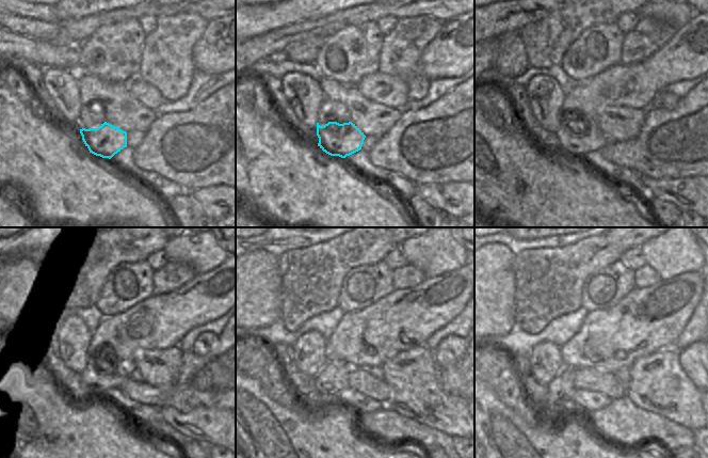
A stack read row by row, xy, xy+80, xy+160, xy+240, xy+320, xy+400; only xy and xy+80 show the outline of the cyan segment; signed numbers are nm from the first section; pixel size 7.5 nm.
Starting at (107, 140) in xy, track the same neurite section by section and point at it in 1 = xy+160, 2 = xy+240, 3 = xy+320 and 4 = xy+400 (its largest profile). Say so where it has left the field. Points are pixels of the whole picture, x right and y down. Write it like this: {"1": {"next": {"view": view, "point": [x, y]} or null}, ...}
{"1": {"next": {"view": "xy+160", "point": [575, 139]}}, "2": {"next": {"view": "xy+240", "point": [96, 377]}}, "3": {"next": {"view": "xy+320", "point": [333, 378]}}, "4": {"next": {"view": "xy+400", "point": [561, 388]}}}

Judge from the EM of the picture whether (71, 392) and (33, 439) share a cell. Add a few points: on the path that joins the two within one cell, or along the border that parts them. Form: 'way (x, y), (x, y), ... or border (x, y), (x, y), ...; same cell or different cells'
border (58, 390), (71, 403), (87, 401); different cells

